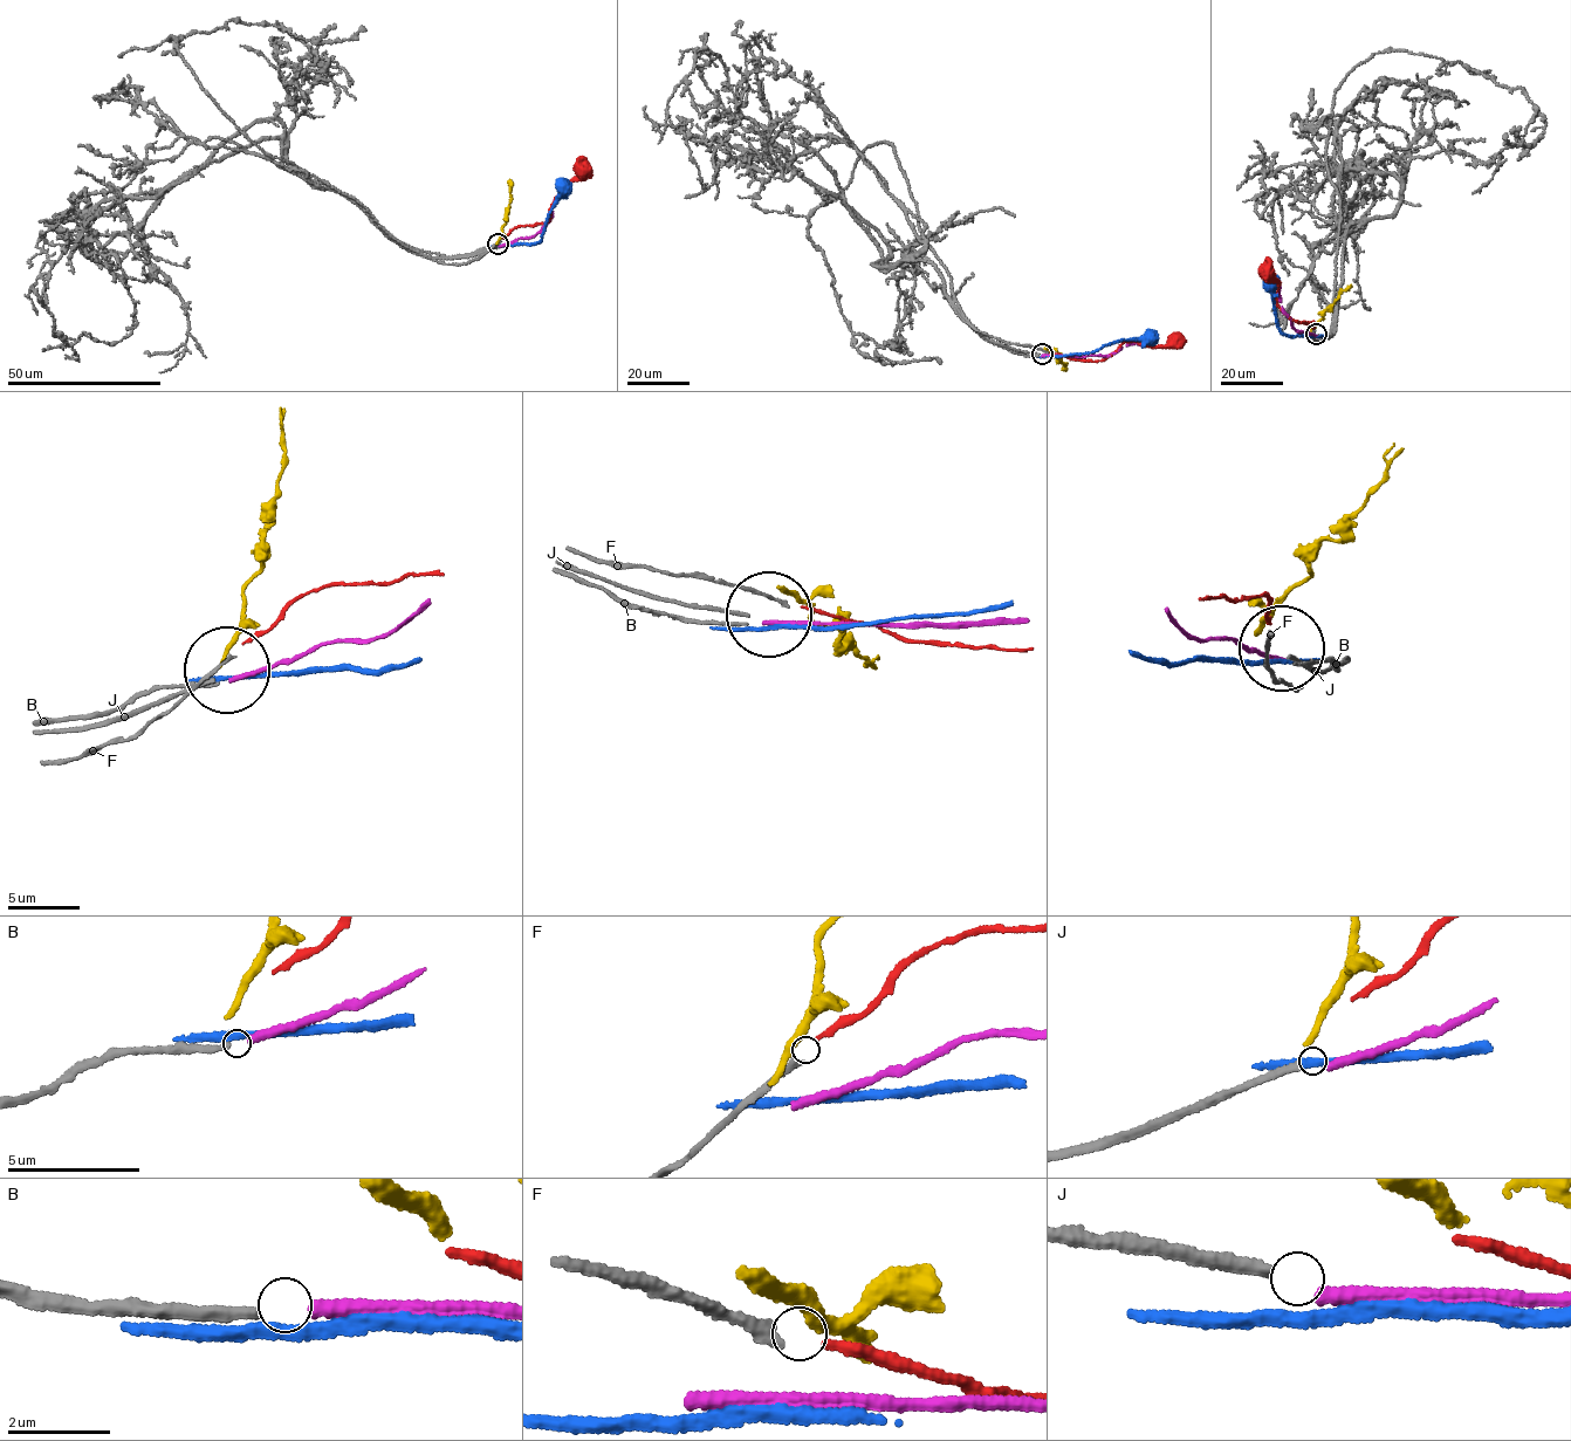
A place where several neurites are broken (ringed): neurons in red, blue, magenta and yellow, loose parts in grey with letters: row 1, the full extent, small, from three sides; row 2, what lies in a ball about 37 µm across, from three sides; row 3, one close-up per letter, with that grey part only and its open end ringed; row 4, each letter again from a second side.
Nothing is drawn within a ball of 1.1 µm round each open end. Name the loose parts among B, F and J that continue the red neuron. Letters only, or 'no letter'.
F

